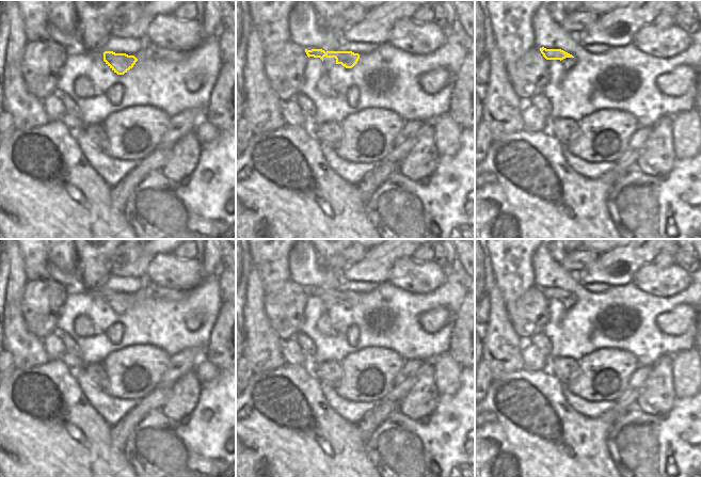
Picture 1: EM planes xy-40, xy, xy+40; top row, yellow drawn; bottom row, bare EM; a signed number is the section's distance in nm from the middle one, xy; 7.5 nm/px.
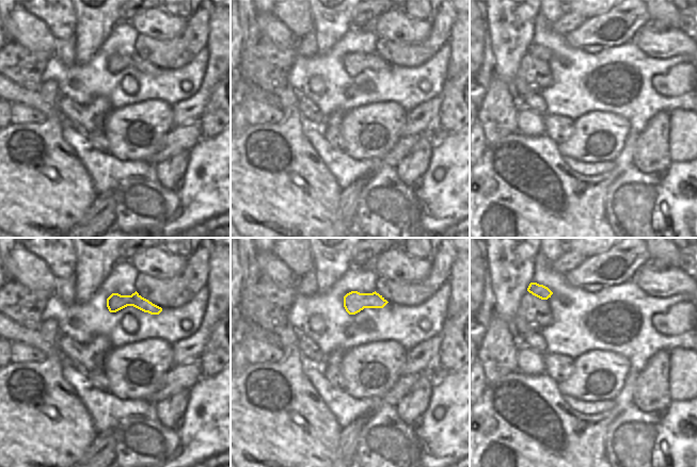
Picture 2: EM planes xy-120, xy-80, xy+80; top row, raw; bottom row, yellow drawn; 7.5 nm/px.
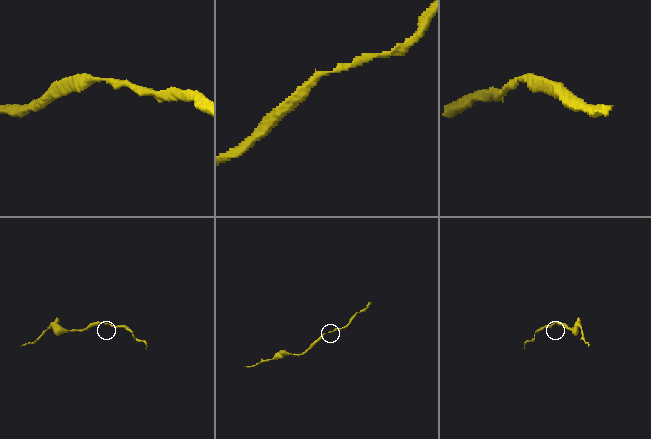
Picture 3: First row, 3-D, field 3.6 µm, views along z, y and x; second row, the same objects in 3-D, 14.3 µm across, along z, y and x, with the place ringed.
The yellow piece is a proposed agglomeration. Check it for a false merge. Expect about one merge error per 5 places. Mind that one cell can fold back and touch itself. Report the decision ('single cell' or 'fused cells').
single cell

